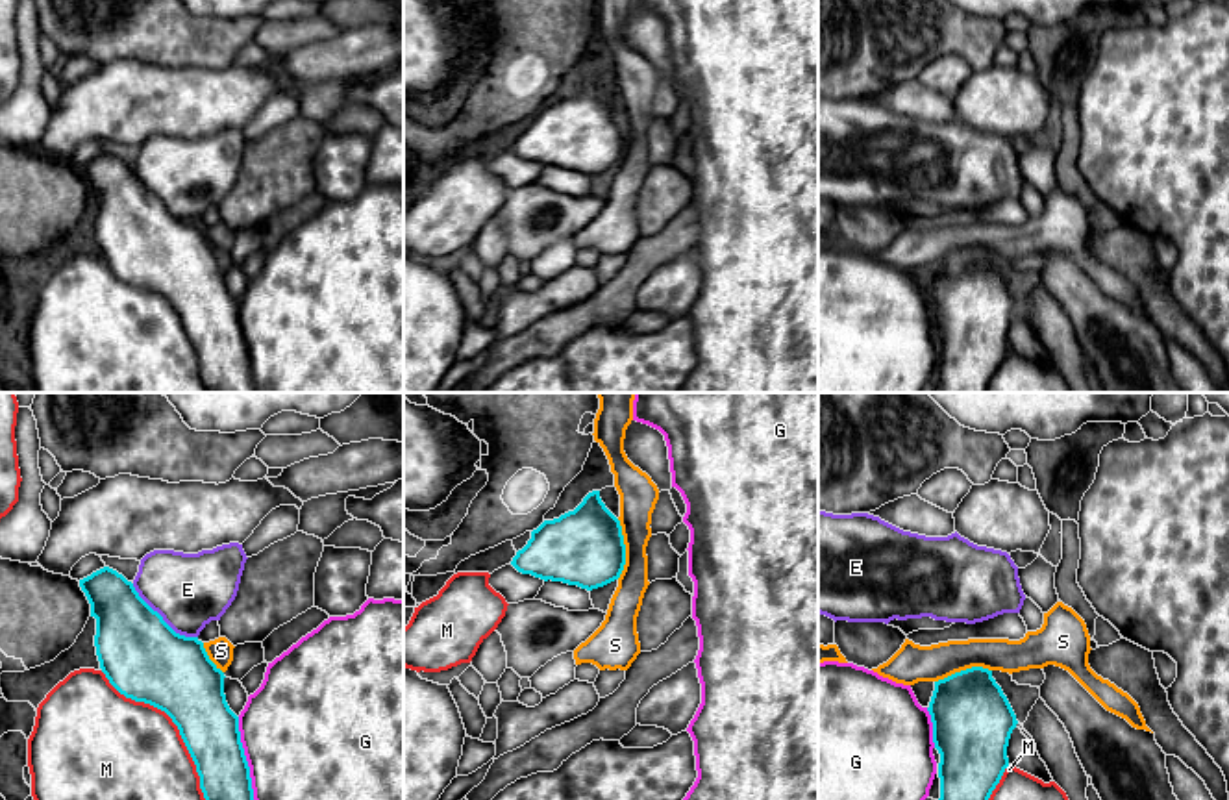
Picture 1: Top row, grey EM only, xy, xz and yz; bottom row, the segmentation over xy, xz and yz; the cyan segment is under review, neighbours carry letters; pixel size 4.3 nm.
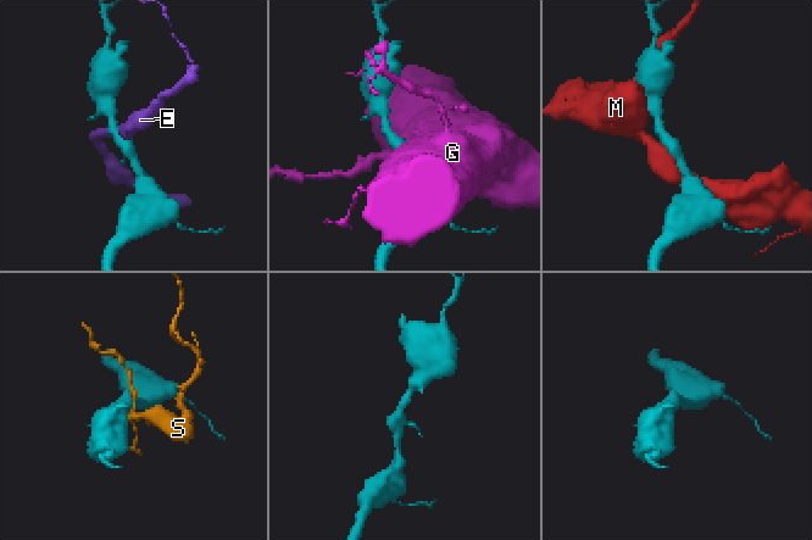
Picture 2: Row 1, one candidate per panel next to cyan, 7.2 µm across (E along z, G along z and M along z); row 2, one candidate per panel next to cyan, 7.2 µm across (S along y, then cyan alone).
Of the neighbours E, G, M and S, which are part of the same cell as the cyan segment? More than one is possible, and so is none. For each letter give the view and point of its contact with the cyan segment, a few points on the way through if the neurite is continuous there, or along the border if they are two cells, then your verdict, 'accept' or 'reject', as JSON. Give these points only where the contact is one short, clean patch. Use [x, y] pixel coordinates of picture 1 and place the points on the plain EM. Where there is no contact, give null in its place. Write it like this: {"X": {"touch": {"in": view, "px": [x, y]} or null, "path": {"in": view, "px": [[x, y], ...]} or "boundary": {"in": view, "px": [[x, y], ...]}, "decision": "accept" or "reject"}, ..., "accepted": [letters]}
{"E": {"touch": {"in": "xy", "px": [161, 204]}, "decision": "reject"}, "G": {"touch": {"in": "xy", "px": [247, 347]}, "decision": "reject"}, "M": {"touch": {"in": "xy", "px": [176, 310]}, "decision": "reject"}, "S": {"touch": {"in": "xz", "px": [624, 134]}, "boundary": {"in": "xz", "px": [[617, 104], [624, 130], [624, 154], [619, 163]]}, "decision": "reject"}, "accepted": []}

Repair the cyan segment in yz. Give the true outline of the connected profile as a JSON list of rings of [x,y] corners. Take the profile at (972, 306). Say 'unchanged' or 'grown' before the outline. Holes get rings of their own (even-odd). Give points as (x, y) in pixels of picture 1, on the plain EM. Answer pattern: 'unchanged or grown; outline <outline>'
unchanged; outline [[[972,252],[935,267],[927,293],[940,339],[940,393],[987,393],[1009,352],[1007,331],[1018,306],[992,263]]]

